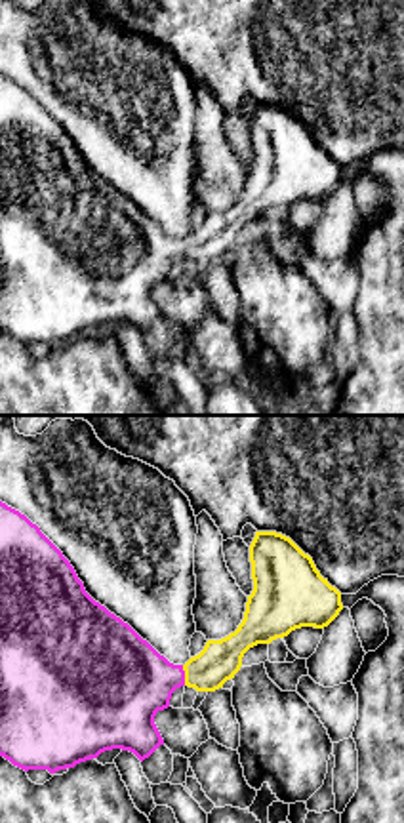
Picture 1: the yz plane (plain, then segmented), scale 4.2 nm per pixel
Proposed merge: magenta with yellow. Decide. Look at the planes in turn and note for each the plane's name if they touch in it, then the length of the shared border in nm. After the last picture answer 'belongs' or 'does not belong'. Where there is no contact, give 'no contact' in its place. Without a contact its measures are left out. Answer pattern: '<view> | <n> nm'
yz | 90 nm

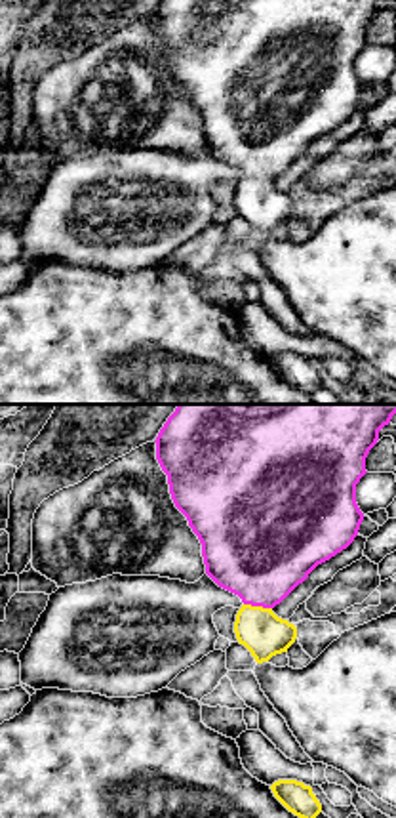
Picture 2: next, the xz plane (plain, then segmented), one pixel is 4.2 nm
xz | 120 nm

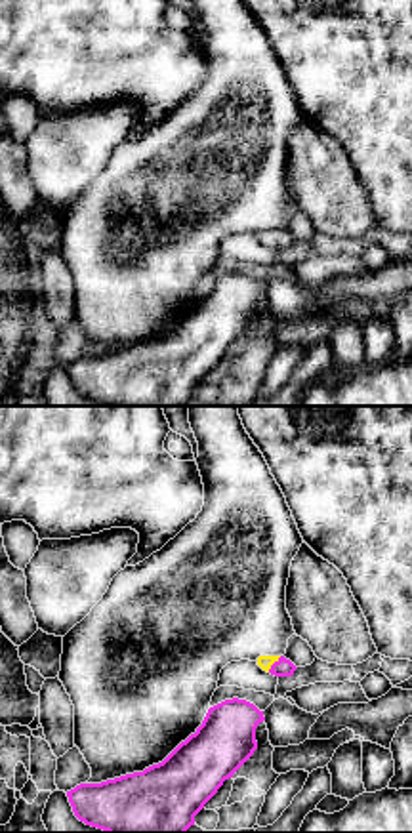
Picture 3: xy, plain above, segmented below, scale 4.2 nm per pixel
xy | 90 nm

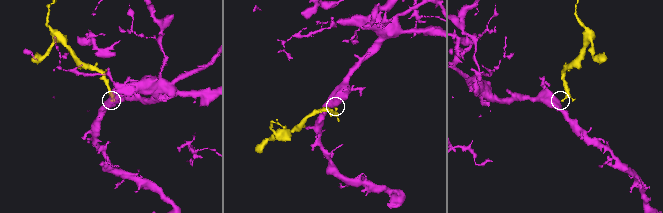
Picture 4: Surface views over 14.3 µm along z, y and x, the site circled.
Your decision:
belongs

